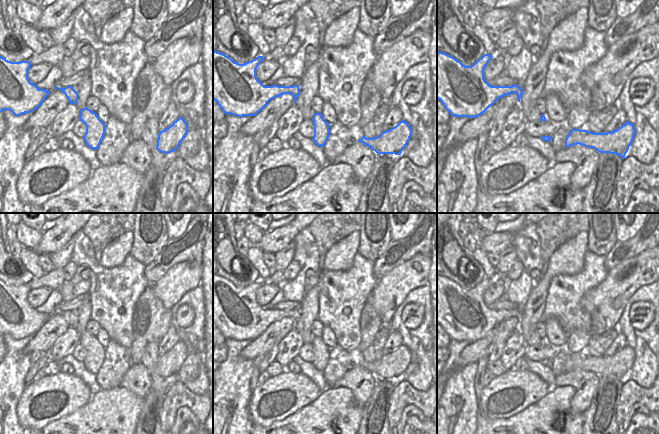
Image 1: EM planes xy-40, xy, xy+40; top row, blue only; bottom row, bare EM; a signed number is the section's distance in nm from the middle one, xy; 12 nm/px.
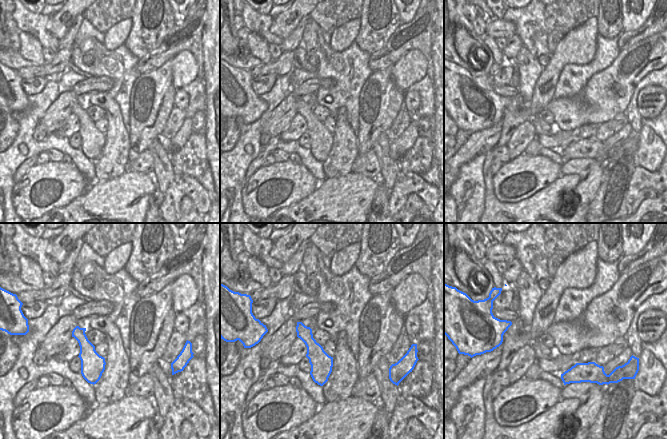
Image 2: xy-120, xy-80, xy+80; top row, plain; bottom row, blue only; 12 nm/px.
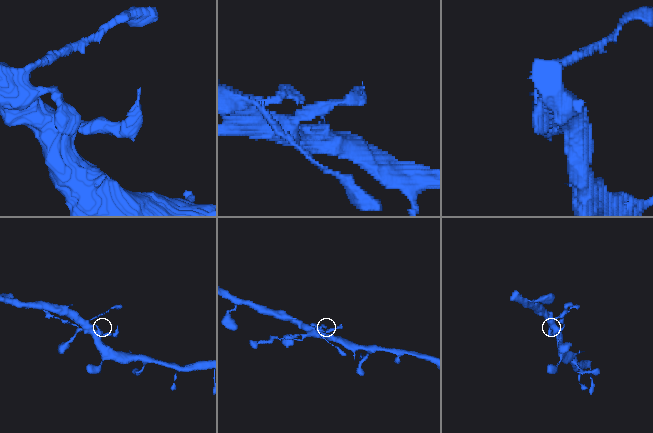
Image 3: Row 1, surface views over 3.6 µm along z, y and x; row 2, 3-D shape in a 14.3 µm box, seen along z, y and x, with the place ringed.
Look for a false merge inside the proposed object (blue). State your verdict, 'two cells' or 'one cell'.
two cells

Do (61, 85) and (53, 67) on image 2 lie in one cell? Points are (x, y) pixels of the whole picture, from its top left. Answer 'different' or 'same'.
different

